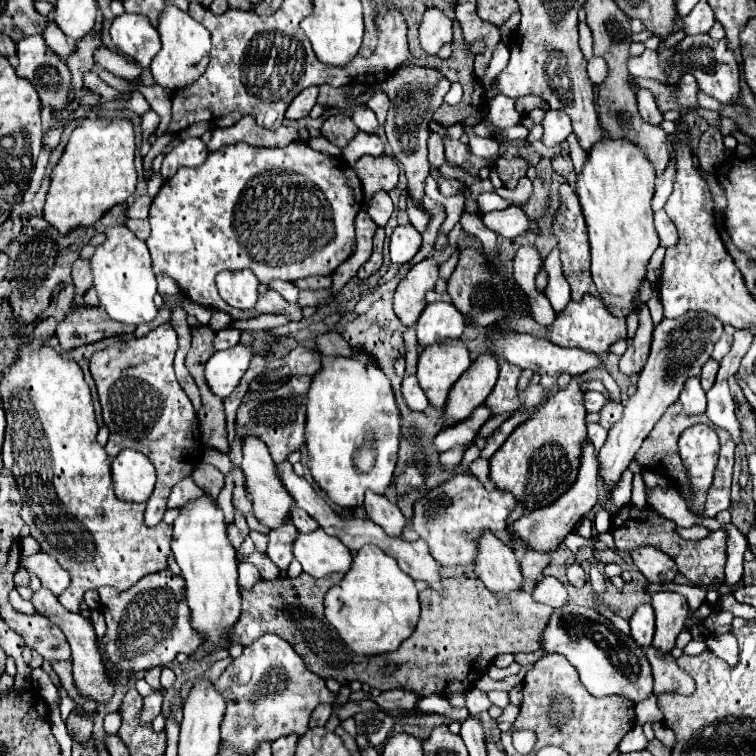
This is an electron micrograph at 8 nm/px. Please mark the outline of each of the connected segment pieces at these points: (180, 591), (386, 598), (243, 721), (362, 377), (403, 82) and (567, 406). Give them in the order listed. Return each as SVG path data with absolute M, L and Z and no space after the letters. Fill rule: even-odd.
M169 568L141 578L125 592L117 592L115 588L99 590L101 610L107 620L107 636L103 638L107 656L103 656L103 660L115 682L125 680L131 672L169 664L177 652L191 654L203 644L203 636L191 626L191 610L185 602L185 580L175 576ZM115 668L119 672L115 672Z
M367 544L353 558L353 568L345 574L341 584L327 592L325 616L345 644L361 656L397 650L401 642L413 634L419 620L415 582L391 556L381 552L377 546Z
M265 634L249 644L215 684L227 700L221 738L229 746L239 748L241 754L251 754L261 740L275 742L289 734L303 736L309 728L309 716L315 706L331 704L335 700L335 694L327 690L325 680L313 674L293 646L277 634Z
M357 350L357 362L345 356L321 358L321 370L313 376L307 394L305 444L309 452L309 472L339 506L355 508L363 504L365 494L367 516L389 536L401 536L407 524L399 506L383 496L391 484L397 462L399 428L401 418L391 382L369 354Z
M407 66L393 72L387 80L381 82L383 90L387 92L391 106L385 120L385 132L387 140L393 148L395 158L401 162L403 172L407 176L407 190L411 192L413 200L421 200L425 178L429 176L429 162L427 162L427 136L429 136L429 120L433 118L433 112L443 104L445 94L451 88L451 82L441 76L433 68L419 68L419 66Z
M574 376L567 388L559 390L521 422L489 460L491 482L501 490L509 490L529 510L553 502L577 476L581 440L587 438L583 392L576 382L579 377Z

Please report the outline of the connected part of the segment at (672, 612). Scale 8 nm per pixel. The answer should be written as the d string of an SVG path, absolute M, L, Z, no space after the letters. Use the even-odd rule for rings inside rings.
M657 592L651 598L651 606L657 618L653 646L661 652L671 652L677 634L683 630L683 620L689 612L687 598L677 592Z

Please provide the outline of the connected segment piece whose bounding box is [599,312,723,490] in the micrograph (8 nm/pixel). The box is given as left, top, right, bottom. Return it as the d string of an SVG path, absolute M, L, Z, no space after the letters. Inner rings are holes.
M689 312L675 320L665 318L661 320L661 324L655 326L647 364L637 378L637 392L629 396L629 400L625 402L623 416L611 426L607 442L599 450L601 478L605 480L607 490L613 490L621 472L627 470L635 452L641 448L641 442L649 436L657 420L663 416L663 412L673 402L677 402L685 382L701 374L701 366L711 358L713 344L715 340L721 338L721 334L723 334L723 322L719 322L715 316L707 316L701 312Z

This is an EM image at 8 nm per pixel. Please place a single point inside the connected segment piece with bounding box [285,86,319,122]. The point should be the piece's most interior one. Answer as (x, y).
(300, 107)

